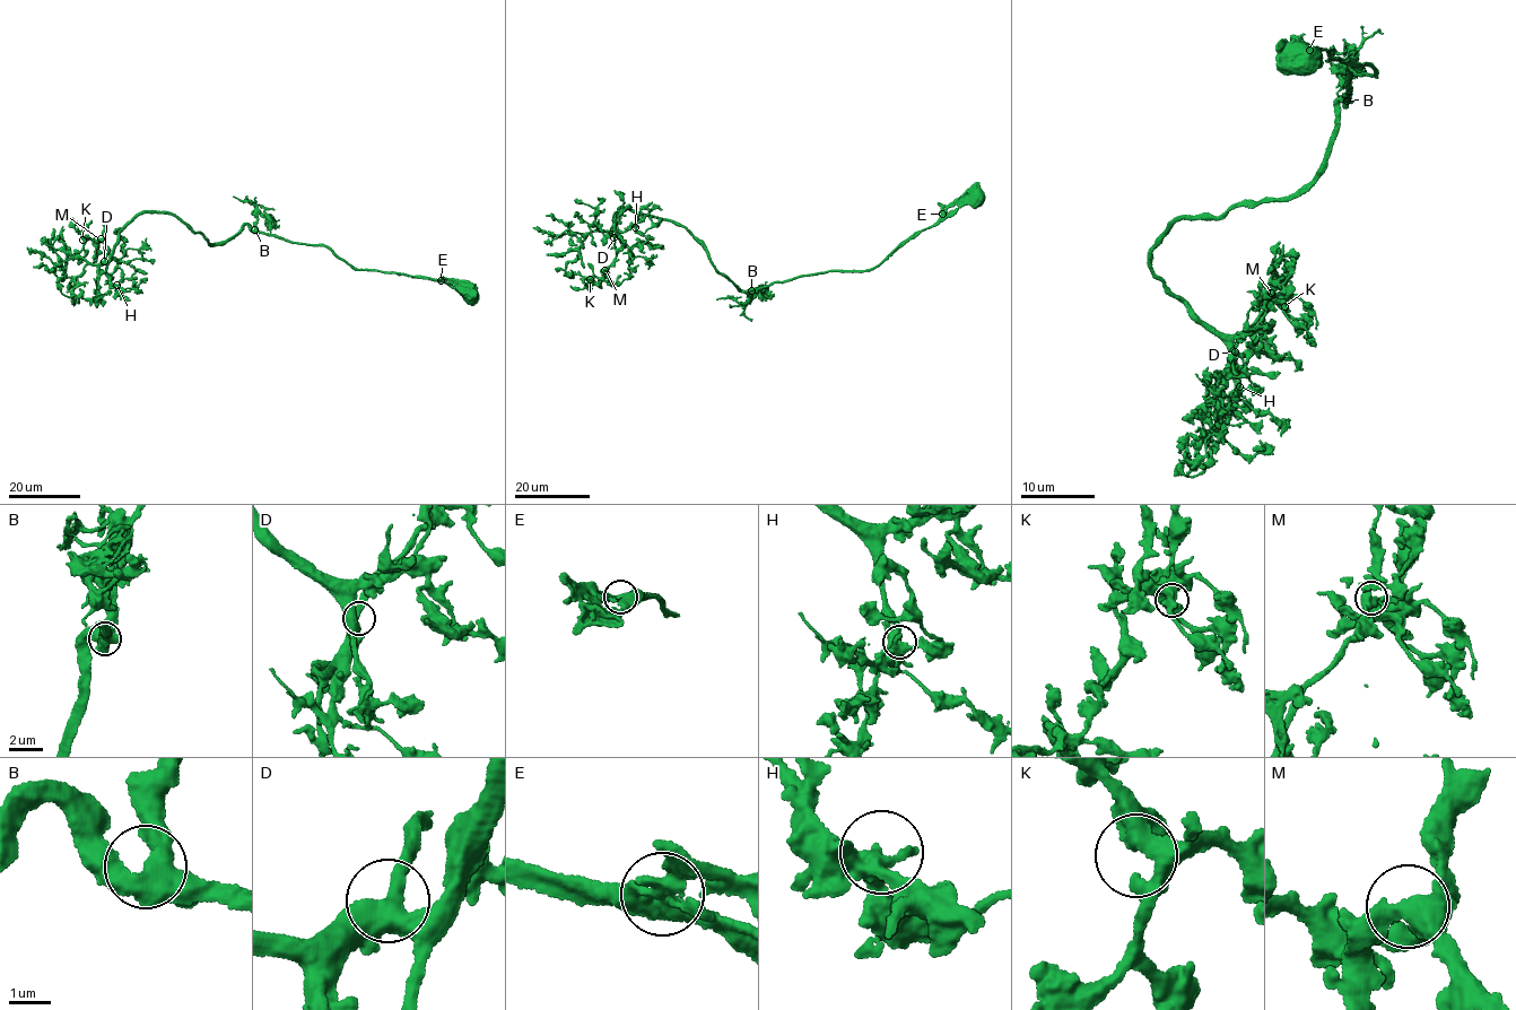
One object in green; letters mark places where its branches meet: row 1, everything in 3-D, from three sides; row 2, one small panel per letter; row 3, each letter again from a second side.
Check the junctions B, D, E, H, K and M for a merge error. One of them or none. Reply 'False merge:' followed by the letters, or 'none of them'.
False merge: none of them

